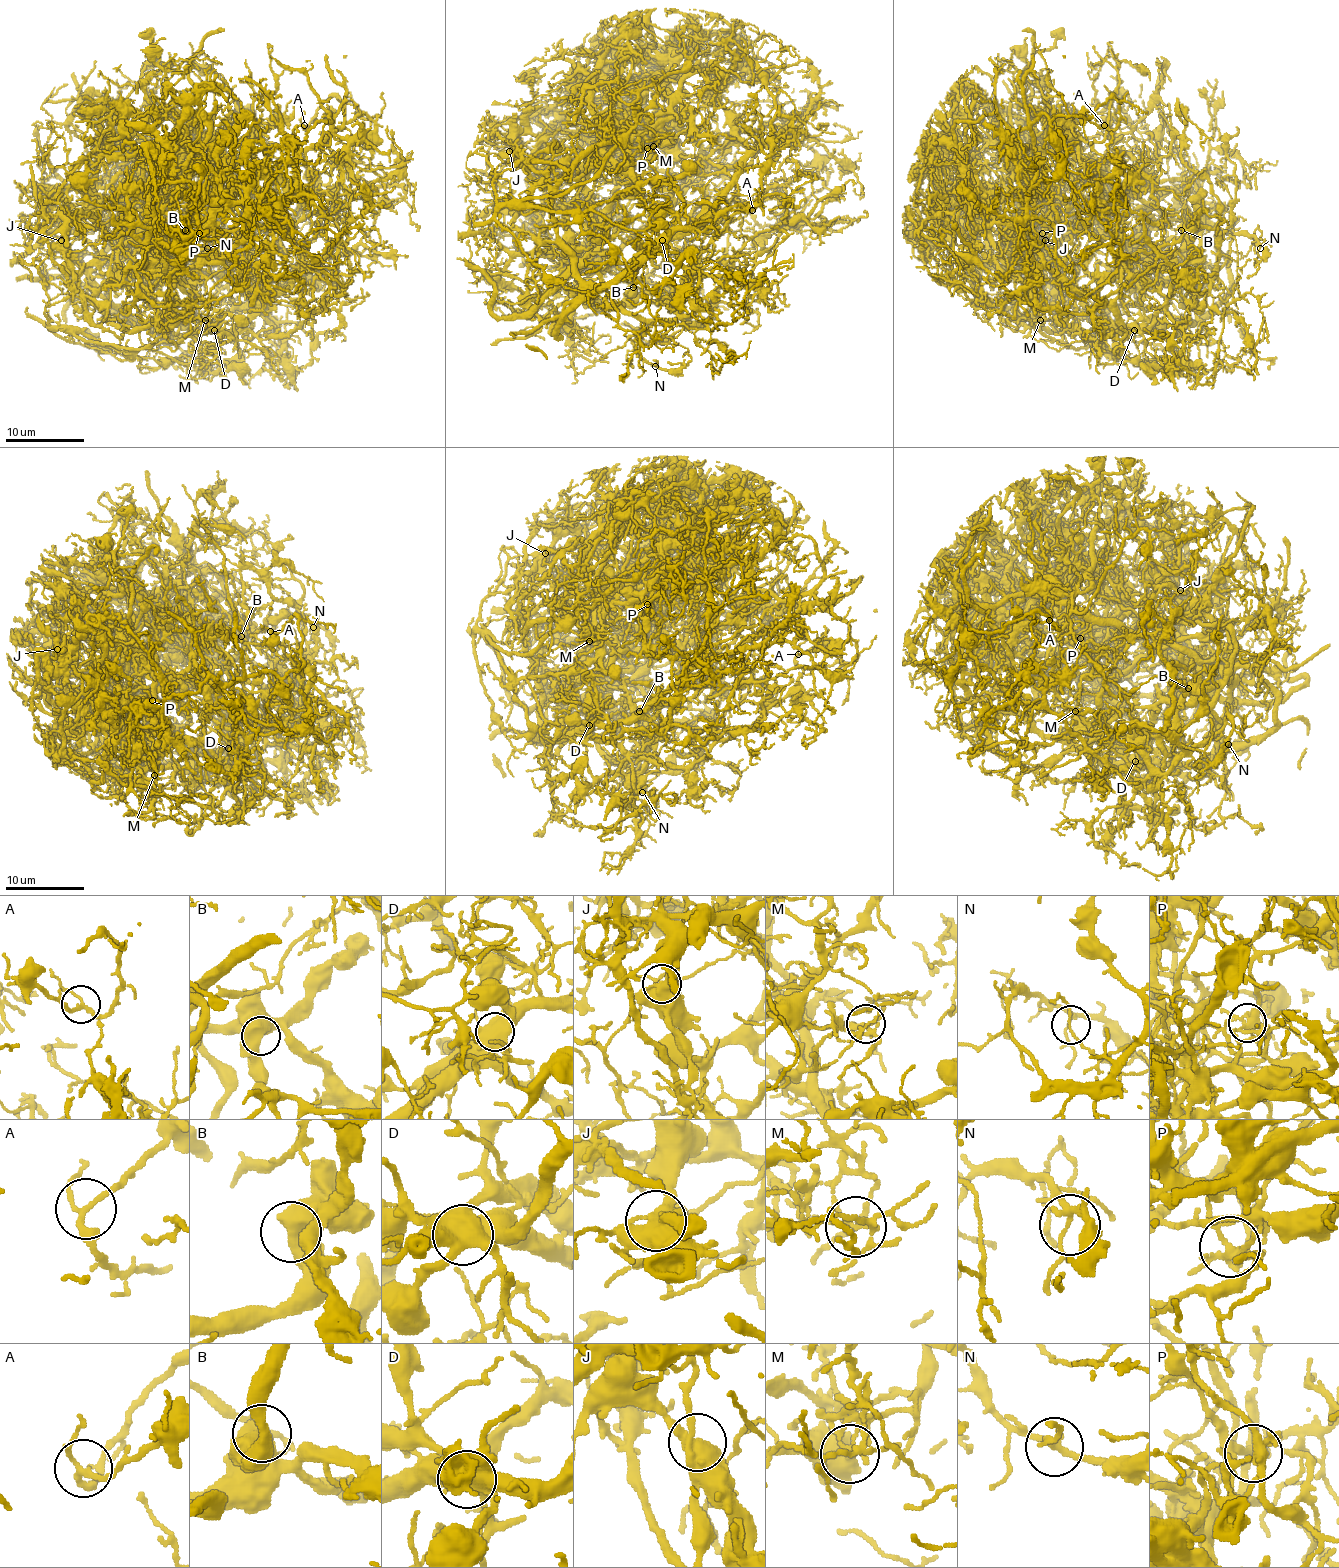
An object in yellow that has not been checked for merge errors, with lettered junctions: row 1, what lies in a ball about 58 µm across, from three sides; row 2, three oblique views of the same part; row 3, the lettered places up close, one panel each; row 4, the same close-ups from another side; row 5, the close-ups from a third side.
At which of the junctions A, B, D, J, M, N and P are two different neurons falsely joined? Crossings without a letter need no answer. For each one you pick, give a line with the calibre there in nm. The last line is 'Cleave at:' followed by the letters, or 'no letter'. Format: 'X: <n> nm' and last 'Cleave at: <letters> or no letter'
D: 650 nm
J: 460 nm
M: 110 nm
P: 300 nm
Cleave at: D, J, M, P

